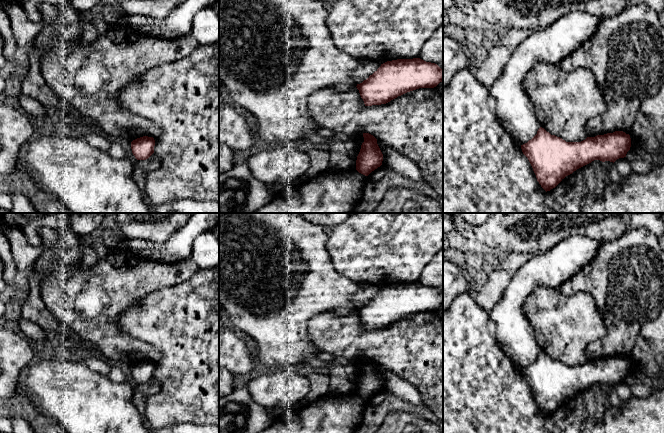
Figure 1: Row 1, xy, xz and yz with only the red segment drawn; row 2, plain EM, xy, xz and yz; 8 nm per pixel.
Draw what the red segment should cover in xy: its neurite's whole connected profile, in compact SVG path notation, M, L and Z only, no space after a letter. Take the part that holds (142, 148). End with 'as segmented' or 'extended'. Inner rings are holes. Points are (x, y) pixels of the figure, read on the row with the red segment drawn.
M143 136L131 142L132 153L137 160L146 160L154 153L155 140Z; as segmented

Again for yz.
M542 127L531 140L521 145L537 181L546 192L594 160L614 163L626 157L630 147L630 135L623 131L587 137L581 142L566 142Z; as segmented

